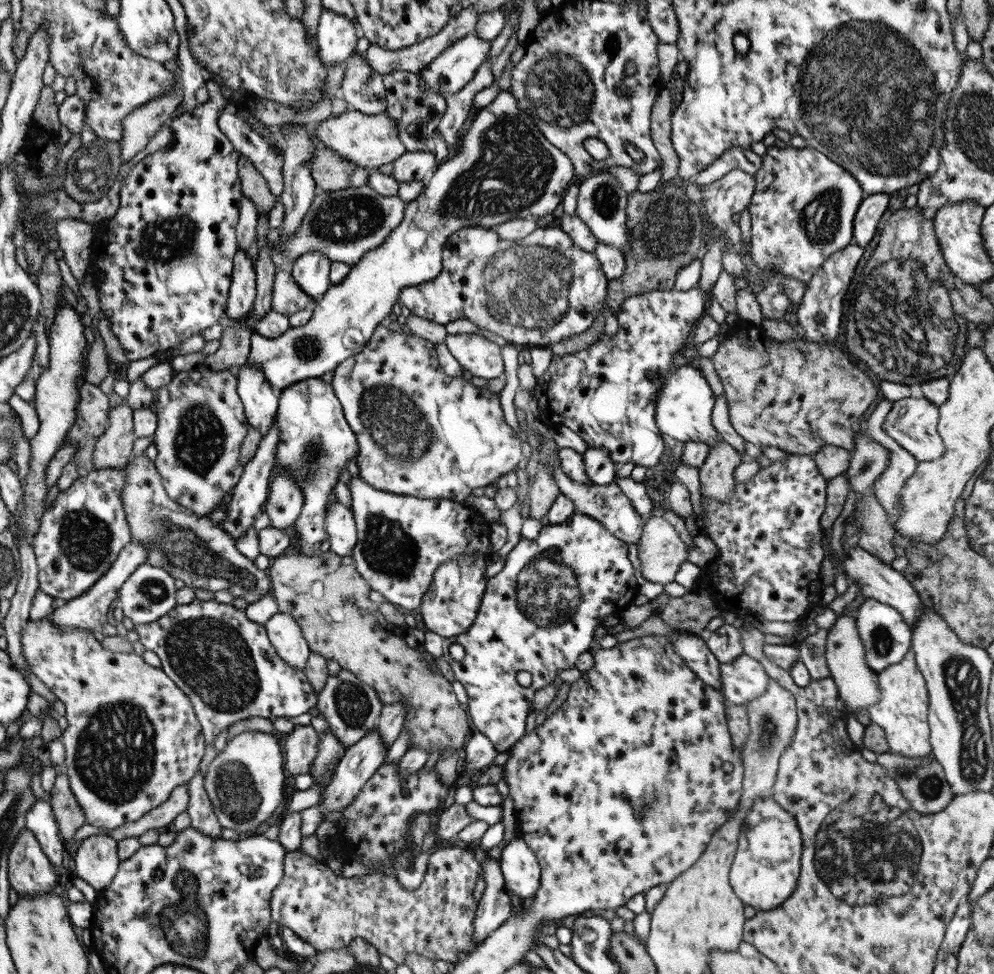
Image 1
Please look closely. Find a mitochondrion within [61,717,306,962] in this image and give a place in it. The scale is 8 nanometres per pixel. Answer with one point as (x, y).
(238, 797)

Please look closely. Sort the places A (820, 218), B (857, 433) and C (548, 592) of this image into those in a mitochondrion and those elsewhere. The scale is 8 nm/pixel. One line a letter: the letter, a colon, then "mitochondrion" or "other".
A: mitochondrion
B: other
C: mitochondrion

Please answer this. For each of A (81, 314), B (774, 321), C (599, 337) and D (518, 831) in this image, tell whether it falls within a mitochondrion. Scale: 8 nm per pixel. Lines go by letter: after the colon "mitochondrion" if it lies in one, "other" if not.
A: other
B: other
C: other
D: other

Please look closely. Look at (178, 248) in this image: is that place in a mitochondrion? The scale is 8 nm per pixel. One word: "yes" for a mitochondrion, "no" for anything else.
no

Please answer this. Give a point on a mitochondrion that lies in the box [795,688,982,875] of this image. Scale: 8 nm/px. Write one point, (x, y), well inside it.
(929, 785)

